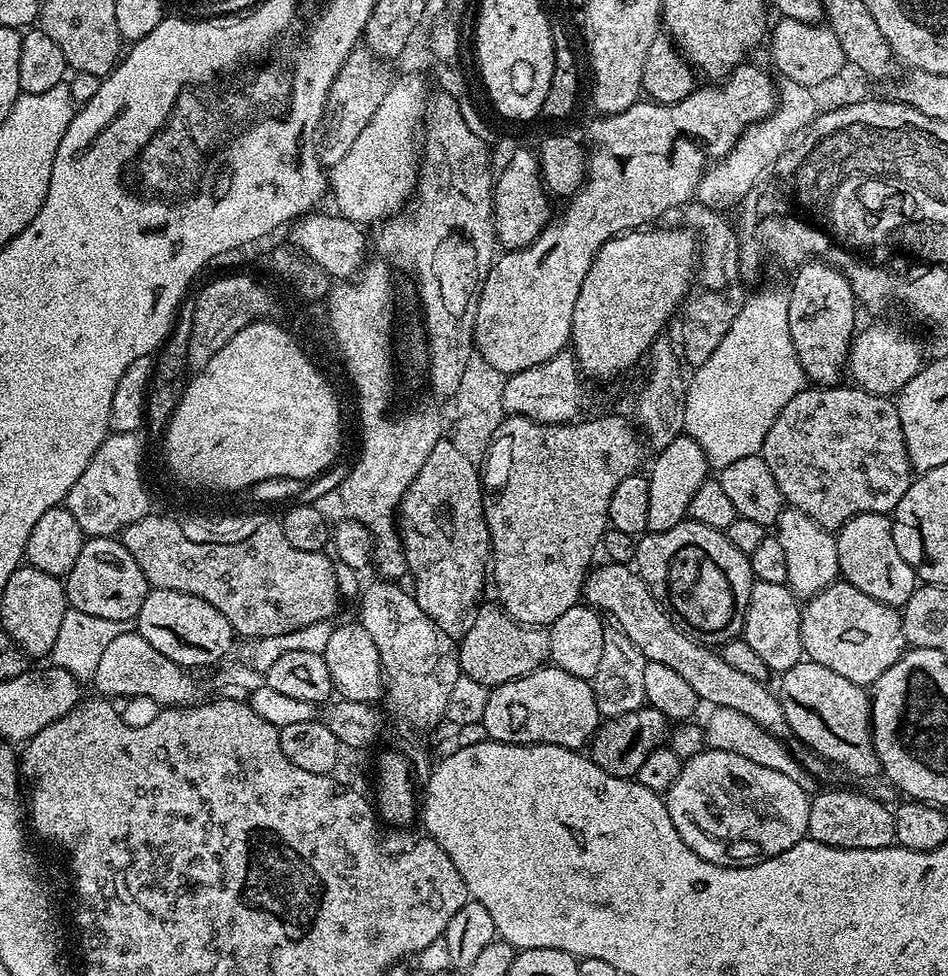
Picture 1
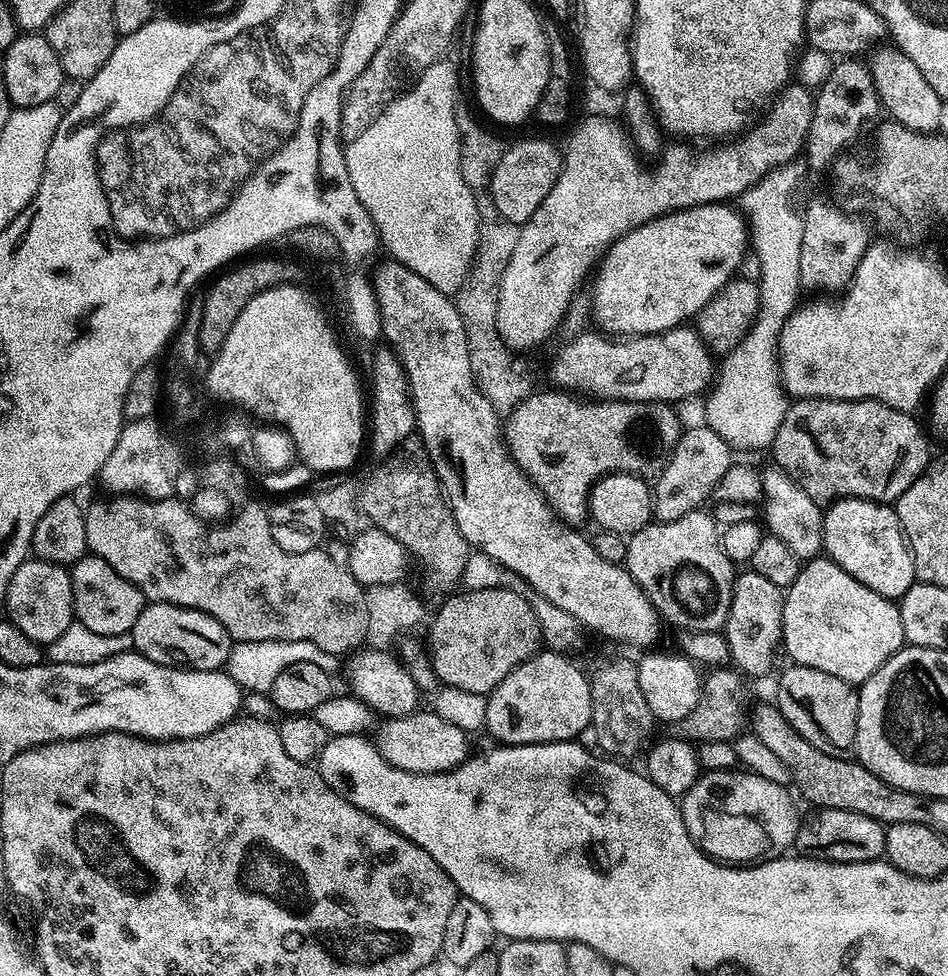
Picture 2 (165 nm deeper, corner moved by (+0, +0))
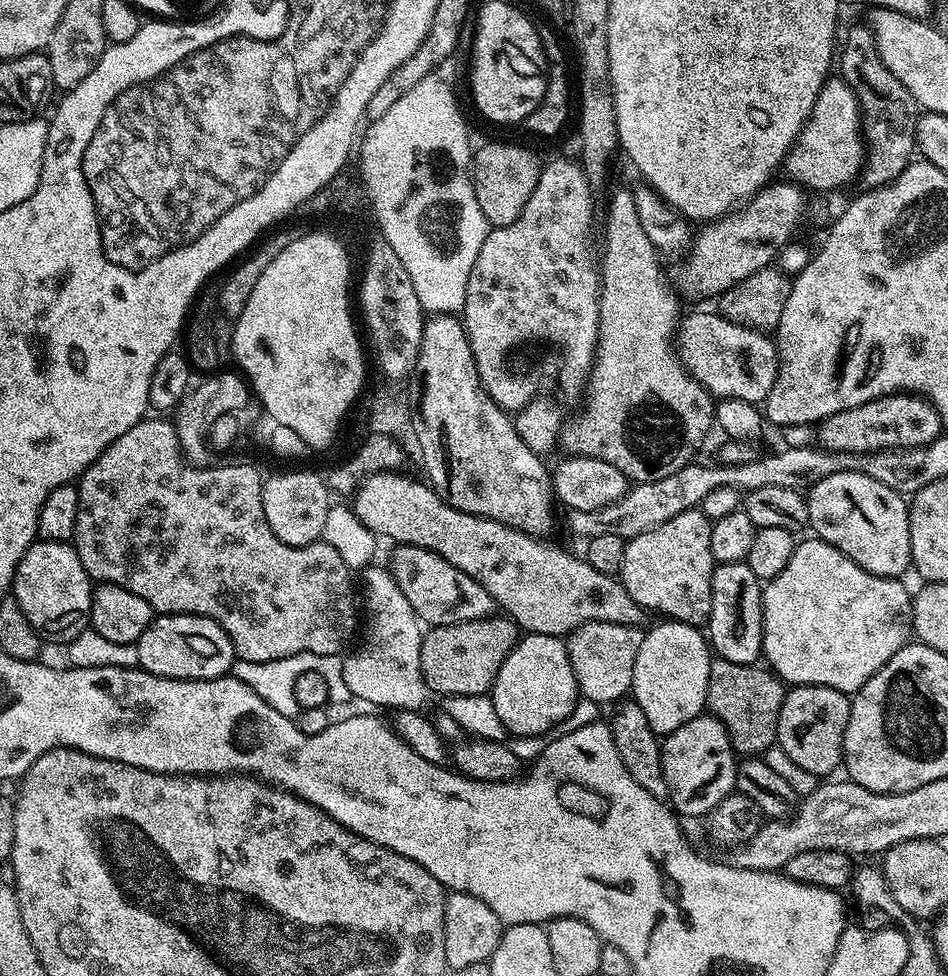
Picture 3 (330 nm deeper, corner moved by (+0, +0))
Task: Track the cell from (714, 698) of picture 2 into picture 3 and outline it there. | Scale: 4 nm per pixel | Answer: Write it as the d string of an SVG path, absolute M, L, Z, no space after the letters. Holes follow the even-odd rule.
M714 658L710 662L706 708L728 731L733 752L744 758L756 758L776 744L778 714L785 691L785 685L767 667Z

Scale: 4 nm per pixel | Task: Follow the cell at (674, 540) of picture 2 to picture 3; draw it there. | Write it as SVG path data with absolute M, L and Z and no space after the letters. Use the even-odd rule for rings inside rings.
M699 508L674 514L670 522L646 530L625 543L625 556L618 573L630 598L649 613L661 612L672 622L707 625L712 609L712 569L710 530L712 521Z

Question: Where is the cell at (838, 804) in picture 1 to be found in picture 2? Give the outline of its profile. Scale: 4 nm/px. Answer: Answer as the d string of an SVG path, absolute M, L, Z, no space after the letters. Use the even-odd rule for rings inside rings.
M822 808L813 811L813 816L799 825L794 848L801 857L809 860L826 860L829 864L861 864L879 860L884 856L885 825L879 824L861 812Z

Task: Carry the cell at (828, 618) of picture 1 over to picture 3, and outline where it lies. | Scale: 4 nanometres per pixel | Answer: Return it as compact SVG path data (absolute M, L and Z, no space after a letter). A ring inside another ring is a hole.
M819 538L811 539L801 539L796 545L790 562L786 562L786 570L782 570L782 574L778 574L774 579L763 585L764 647L762 656L765 661L768 659L766 661L767 667L781 681L787 682L789 685L817 684L818 686L833 688L845 694L854 694L867 680L874 678L874 674L878 674L878 670L882 670L882 666L886 666L886 662L890 662L890 658L894 658L894 654L898 654L898 650L902 650L904 644L909 643L910 637L913 635L912 596L910 592L904 589L903 583L905 581L903 579L870 574L859 568L850 558L846 558L846 554L842 554L837 548L830 546L824 540Z

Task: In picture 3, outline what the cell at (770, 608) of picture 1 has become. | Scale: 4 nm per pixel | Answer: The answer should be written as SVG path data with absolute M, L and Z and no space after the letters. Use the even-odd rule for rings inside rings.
M746 562L716 564L712 569L712 609L706 636L710 648L721 660L756 664L764 647L764 598L762 582Z

